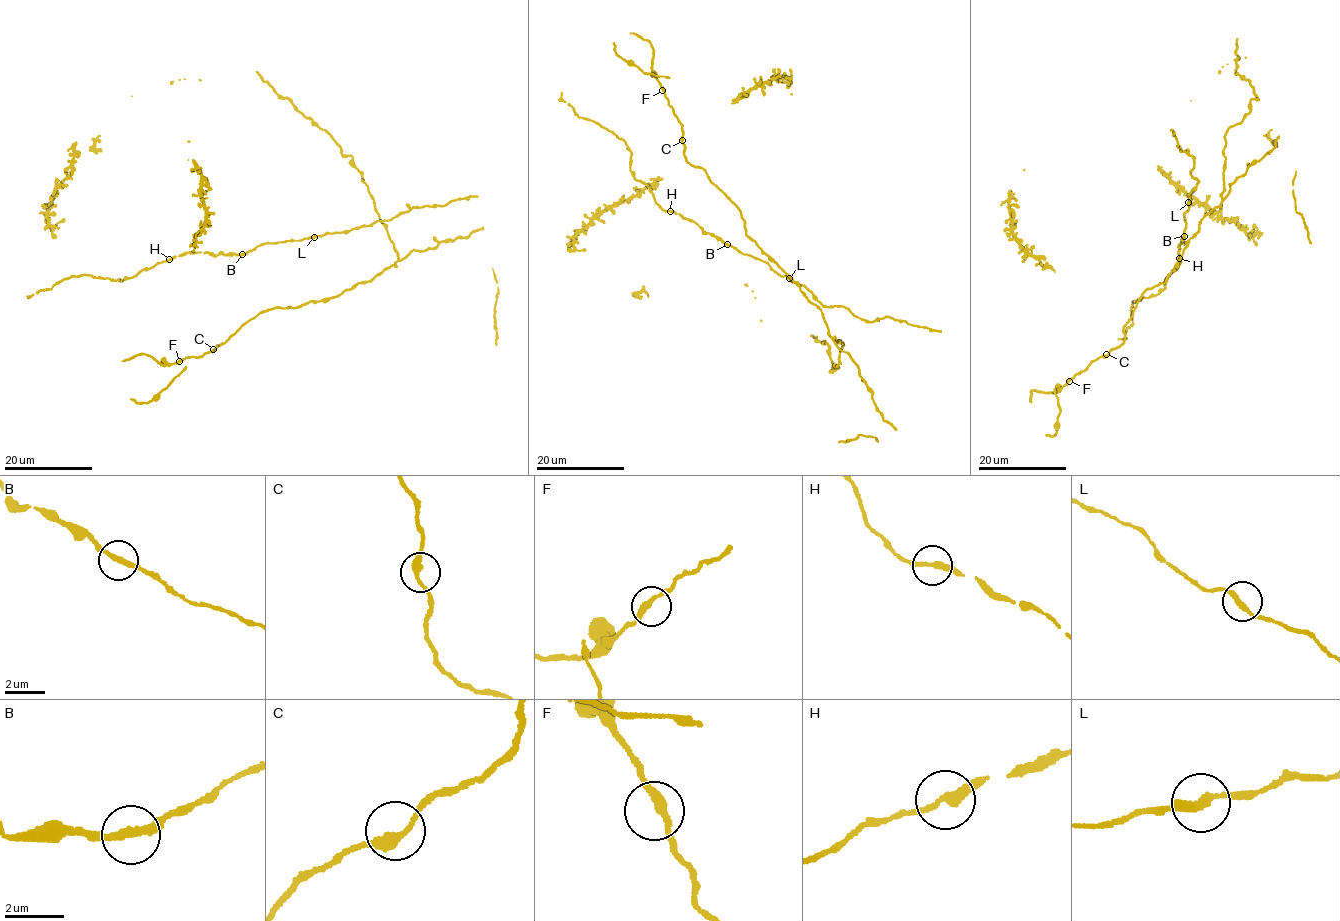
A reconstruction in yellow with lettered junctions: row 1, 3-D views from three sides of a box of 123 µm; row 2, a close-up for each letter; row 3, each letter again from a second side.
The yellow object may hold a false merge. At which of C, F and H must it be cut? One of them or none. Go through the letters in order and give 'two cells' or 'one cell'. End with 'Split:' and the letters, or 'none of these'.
C: one cell
F: one cell
H: one cell
Split: none of these

